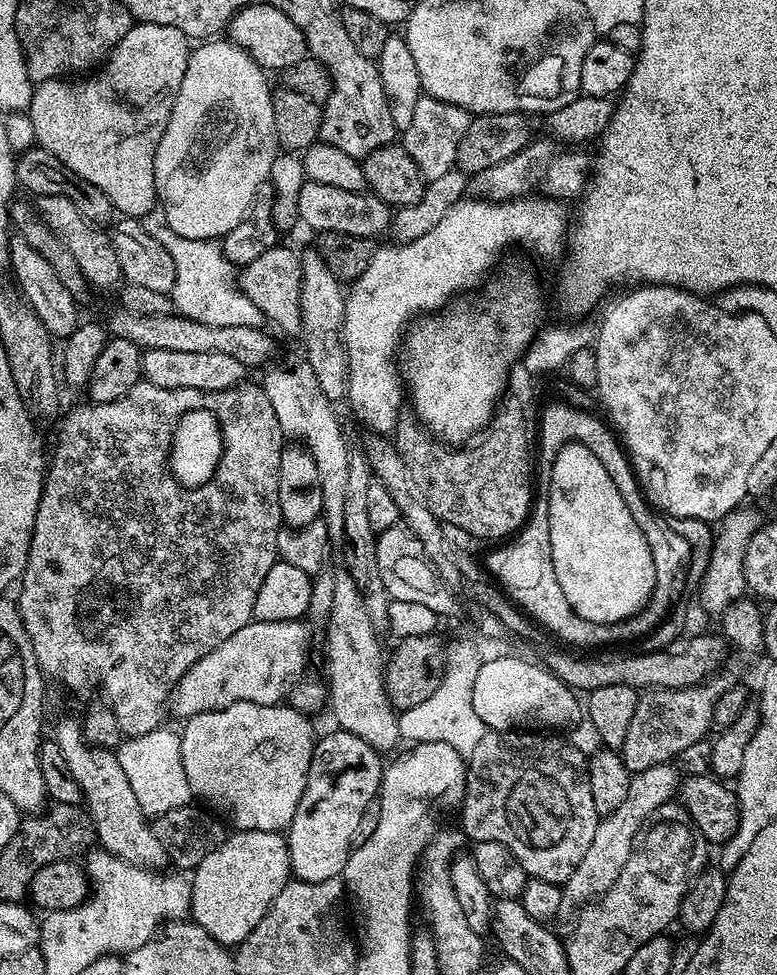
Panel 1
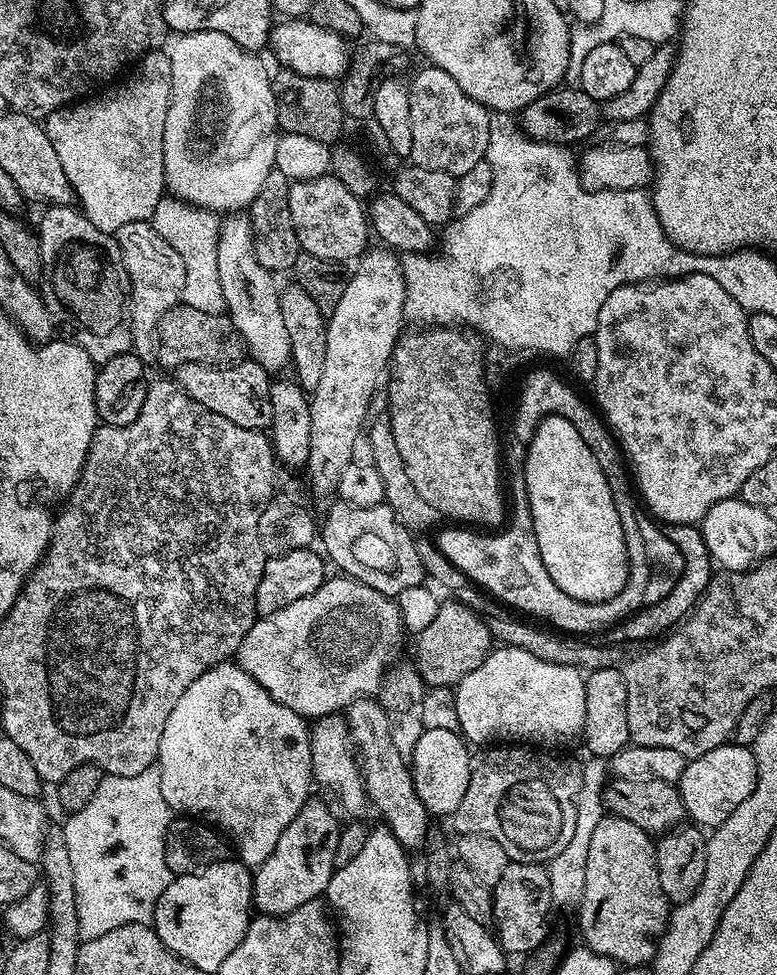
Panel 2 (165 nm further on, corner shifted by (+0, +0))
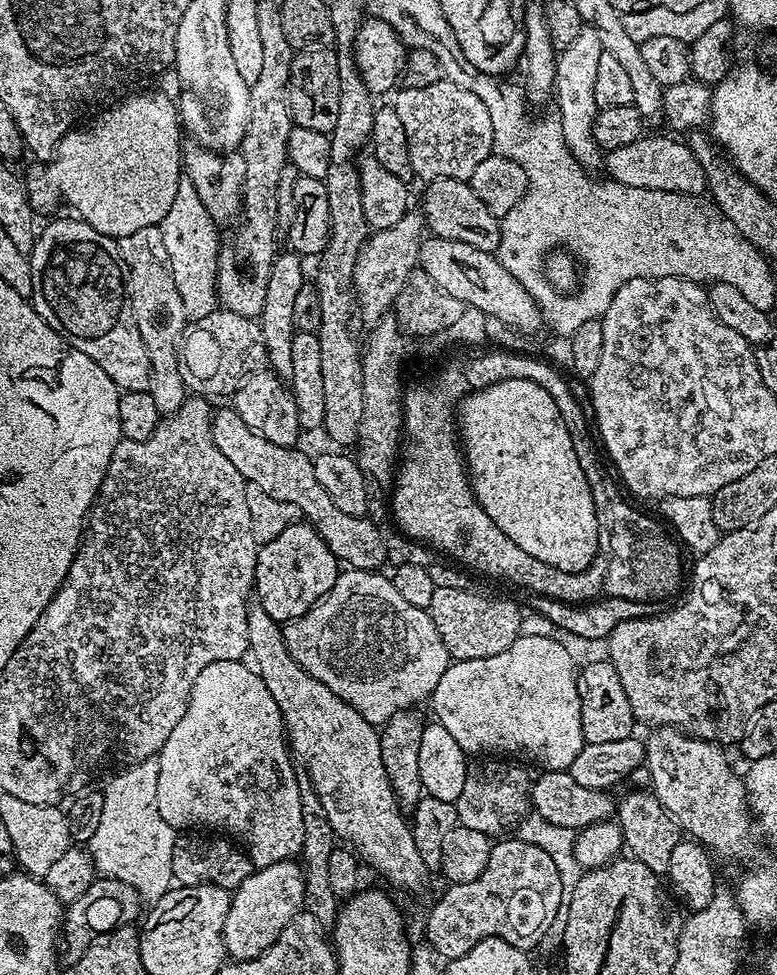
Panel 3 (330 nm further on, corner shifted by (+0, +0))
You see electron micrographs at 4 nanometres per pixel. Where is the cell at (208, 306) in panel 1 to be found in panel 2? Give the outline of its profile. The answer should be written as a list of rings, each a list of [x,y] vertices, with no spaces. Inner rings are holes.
[[[165,194],[154,206],[150,221],[152,228],[178,250],[182,262],[186,262],[186,286],[183,303],[194,306],[194,310],[206,310],[206,314],[225,311],[222,298],[222,281],[218,278],[218,238],[220,237],[221,217],[211,208],[199,208],[188,204],[176,196]]]

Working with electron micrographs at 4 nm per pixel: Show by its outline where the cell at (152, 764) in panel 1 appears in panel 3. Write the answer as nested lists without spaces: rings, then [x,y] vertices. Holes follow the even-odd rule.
[[[159,759],[138,760],[127,765],[125,772],[120,772],[108,785],[102,788],[104,803],[102,818],[99,819],[98,830],[86,844],[86,851],[92,857],[92,867],[101,877],[118,882],[126,882],[126,886],[132,886],[138,890],[141,901],[155,902],[161,900],[173,887],[172,855],[174,854],[174,842],[178,832],[163,820],[162,814],[158,814],[158,770]]]

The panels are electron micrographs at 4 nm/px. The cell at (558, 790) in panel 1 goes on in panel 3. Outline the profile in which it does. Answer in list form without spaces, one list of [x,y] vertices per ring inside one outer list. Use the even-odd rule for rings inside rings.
[[[488,758],[485,764],[476,764],[473,763],[471,767],[469,767],[468,773],[466,774],[466,786],[462,786],[462,794],[458,794],[458,798],[456,799],[456,819],[458,821],[459,827],[461,828],[469,828],[470,830],[478,830],[482,834],[486,834],[490,838],[500,838],[505,835],[504,832],[509,828],[509,830],[515,829],[521,819],[525,816],[529,815],[530,812],[530,776],[527,776],[526,773],[523,772],[522,769],[519,768],[519,763],[509,762],[504,758]]]

